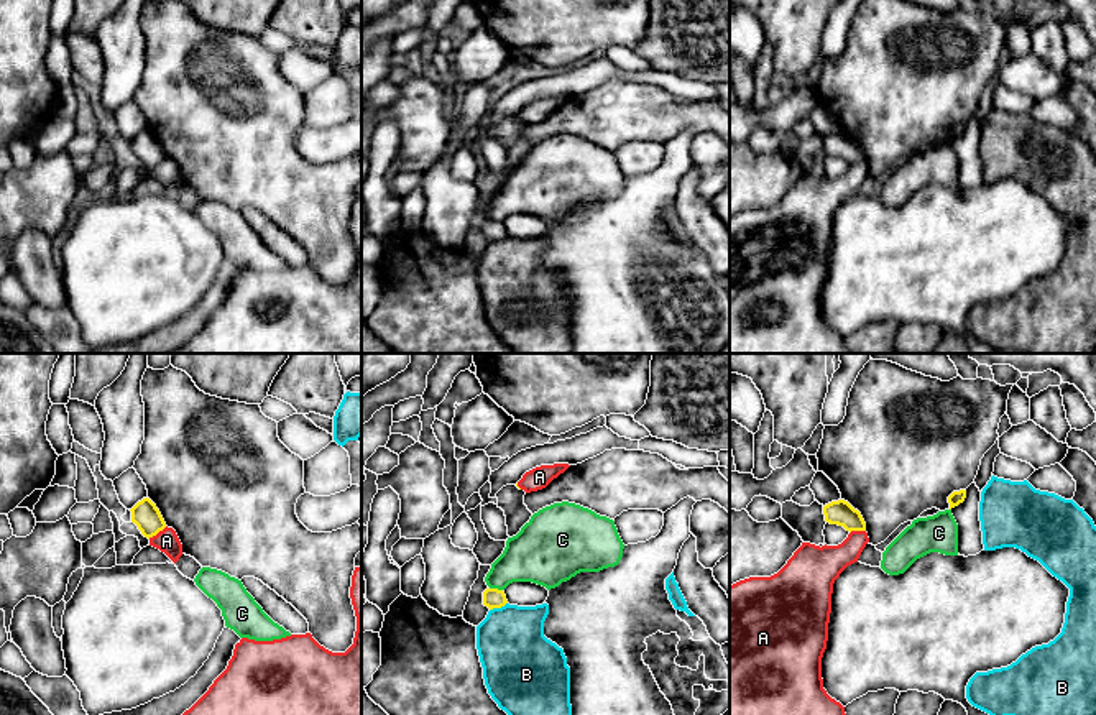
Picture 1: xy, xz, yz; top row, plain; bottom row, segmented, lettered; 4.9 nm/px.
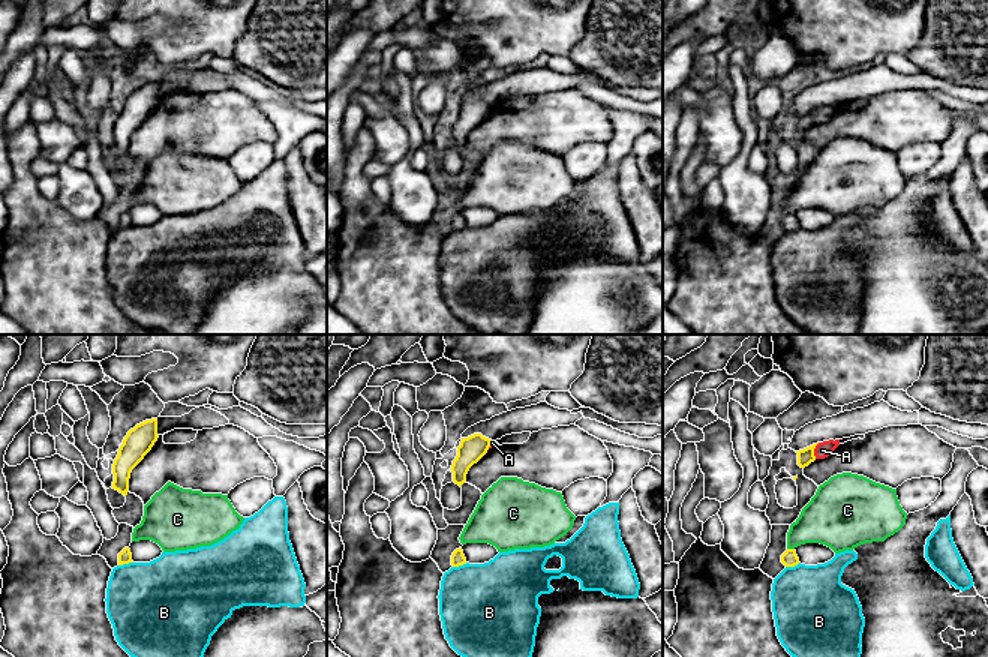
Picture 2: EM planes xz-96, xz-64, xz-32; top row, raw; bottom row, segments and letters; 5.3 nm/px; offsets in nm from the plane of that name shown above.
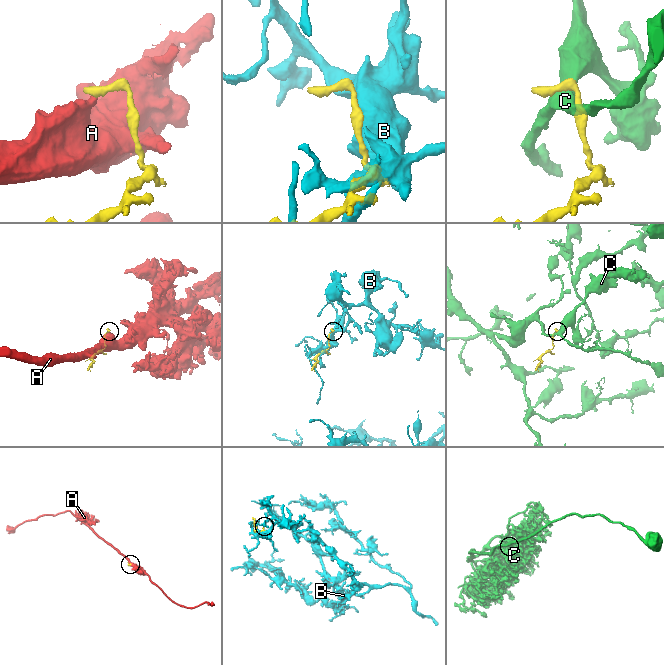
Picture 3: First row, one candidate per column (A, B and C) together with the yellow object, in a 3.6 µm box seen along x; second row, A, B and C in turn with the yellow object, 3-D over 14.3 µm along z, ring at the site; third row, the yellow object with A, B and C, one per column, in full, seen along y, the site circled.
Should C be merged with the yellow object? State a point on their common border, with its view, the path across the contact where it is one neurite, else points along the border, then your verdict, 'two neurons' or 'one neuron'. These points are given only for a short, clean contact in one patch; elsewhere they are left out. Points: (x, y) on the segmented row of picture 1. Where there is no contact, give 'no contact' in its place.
xz (497, 589) | along xz (490, 587), (501, 590) | two neurons

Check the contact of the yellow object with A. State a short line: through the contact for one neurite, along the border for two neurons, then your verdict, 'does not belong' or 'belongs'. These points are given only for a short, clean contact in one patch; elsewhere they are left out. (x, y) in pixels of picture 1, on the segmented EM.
line xy (166, 526), (148, 538); does not belong

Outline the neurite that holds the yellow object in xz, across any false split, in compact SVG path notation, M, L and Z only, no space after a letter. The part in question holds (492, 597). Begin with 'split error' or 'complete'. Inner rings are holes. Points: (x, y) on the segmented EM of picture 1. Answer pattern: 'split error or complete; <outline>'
complete; M486 588L483 592L483 605L490 610L501 608L508 603L506 595L503 590L498 588Z

